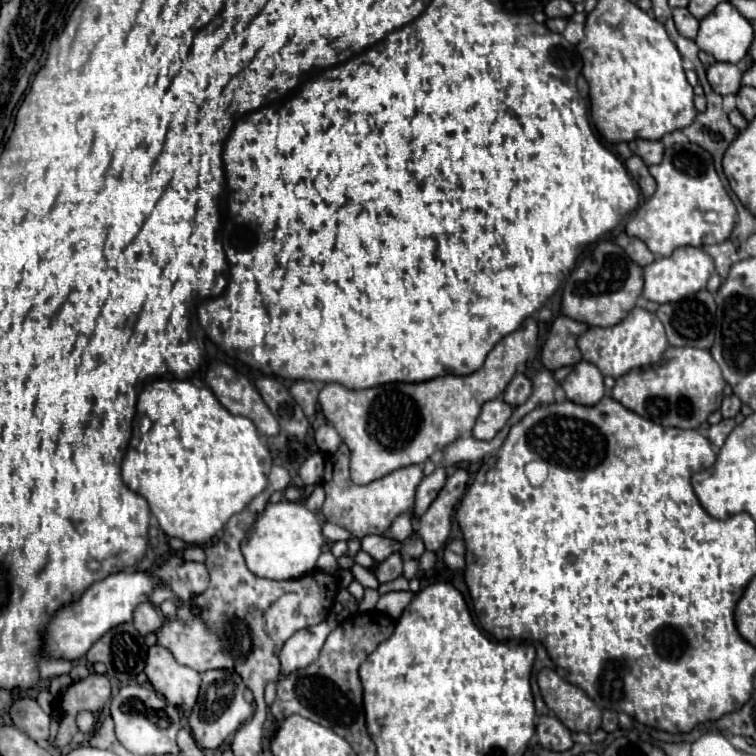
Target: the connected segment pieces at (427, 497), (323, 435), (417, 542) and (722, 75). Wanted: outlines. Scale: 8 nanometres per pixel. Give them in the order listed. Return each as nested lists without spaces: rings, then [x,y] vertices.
[[[436,468],[434,474],[430,476],[424,476],[418,490],[416,490],[416,500],[414,500],[414,508],[410,510],[414,518],[422,516],[428,506],[432,504],[432,500],[436,498],[436,494],[440,492],[440,488],[444,486],[444,480],[446,480],[446,470],[444,468]]]
[[[332,424],[320,426],[320,428],[316,430],[316,434],[314,434],[314,440],[316,440],[318,450],[320,450],[322,454],[334,454],[334,452],[338,450],[340,442],[342,442],[340,436],[338,436],[338,432],[336,432],[336,428],[334,428]]]
[[[408,538],[406,542],[404,542],[404,546],[402,546],[402,558],[404,560],[408,560],[408,558],[420,558],[422,554],[424,554],[424,544],[422,544],[422,540],[420,538]]]
[[[714,62],[708,70],[706,70],[708,82],[712,86],[714,92],[726,96],[726,94],[736,94],[740,88],[740,78],[742,78],[742,70],[736,64],[724,64],[724,62]]]

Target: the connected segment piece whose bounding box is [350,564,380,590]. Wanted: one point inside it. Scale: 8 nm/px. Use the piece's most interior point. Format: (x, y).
(367, 579)

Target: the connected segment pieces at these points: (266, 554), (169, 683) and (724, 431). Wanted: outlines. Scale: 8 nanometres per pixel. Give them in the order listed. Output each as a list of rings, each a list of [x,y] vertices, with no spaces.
[[[282,500],[278,504],[268,504],[264,514],[252,524],[252,532],[242,542],[242,554],[246,566],[260,578],[290,580],[300,578],[314,570],[316,560],[322,552],[324,538],[320,534],[320,518],[316,512],[304,508],[302,502]]]
[[[150,646],[144,666],[148,682],[166,696],[166,700],[184,710],[192,710],[200,690],[200,674],[188,666],[182,666],[164,646]]]
[[[722,420],[714,426],[710,426],[710,432],[708,432],[708,440],[714,444],[714,446],[722,446],[726,436],[732,432],[732,428],[736,426],[734,420]]]

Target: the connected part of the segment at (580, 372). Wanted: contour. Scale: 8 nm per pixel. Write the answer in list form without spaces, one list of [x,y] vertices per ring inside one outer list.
[[[580,360],[576,366],[572,366],[570,374],[562,382],[562,388],[568,400],[584,406],[594,406],[604,396],[602,380],[604,378],[596,366]]]

